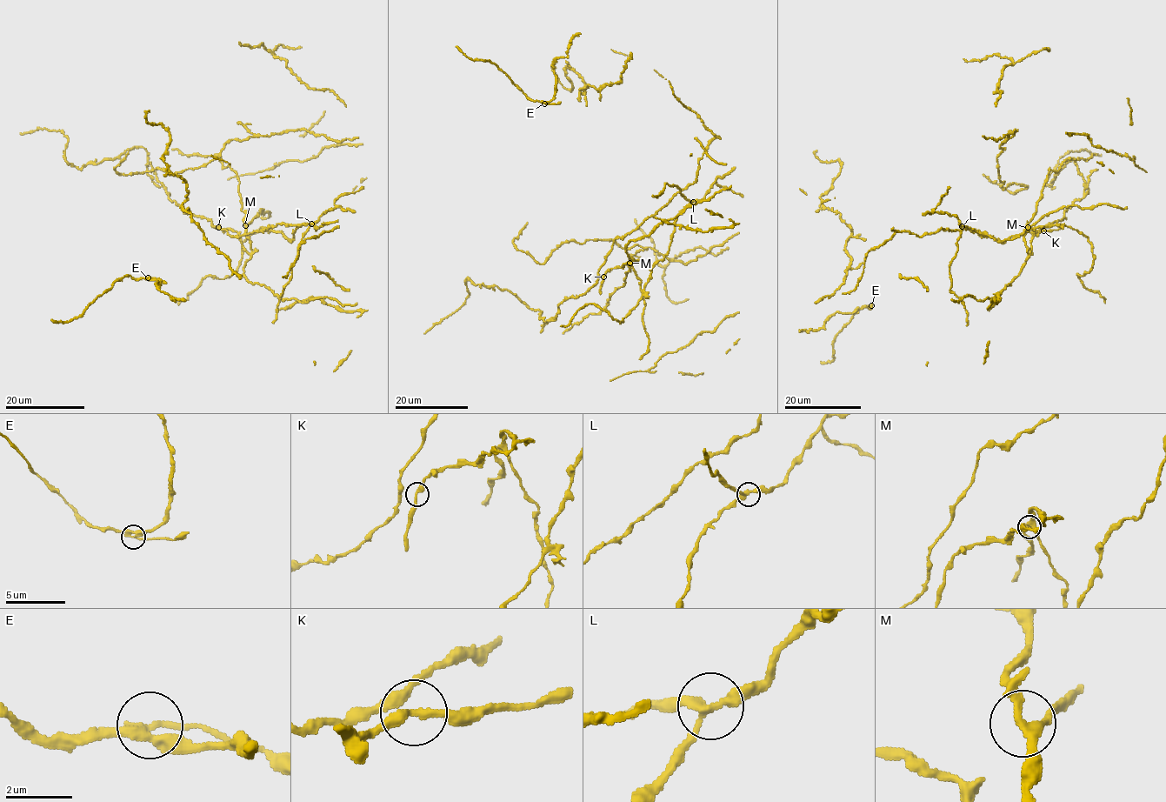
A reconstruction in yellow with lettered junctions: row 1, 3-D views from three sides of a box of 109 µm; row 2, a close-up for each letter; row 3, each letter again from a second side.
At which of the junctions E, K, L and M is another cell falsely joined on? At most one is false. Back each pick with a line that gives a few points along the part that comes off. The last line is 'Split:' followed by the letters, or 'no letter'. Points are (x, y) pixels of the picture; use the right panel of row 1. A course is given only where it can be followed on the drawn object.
Split: E

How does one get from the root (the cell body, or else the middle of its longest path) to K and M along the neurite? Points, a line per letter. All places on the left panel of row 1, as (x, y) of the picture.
K: (207, 218), (218, 227)
M: (207, 218), (213, 226), (236, 230), (243, 246), (250, 253), (251, 244), (245, 225)

